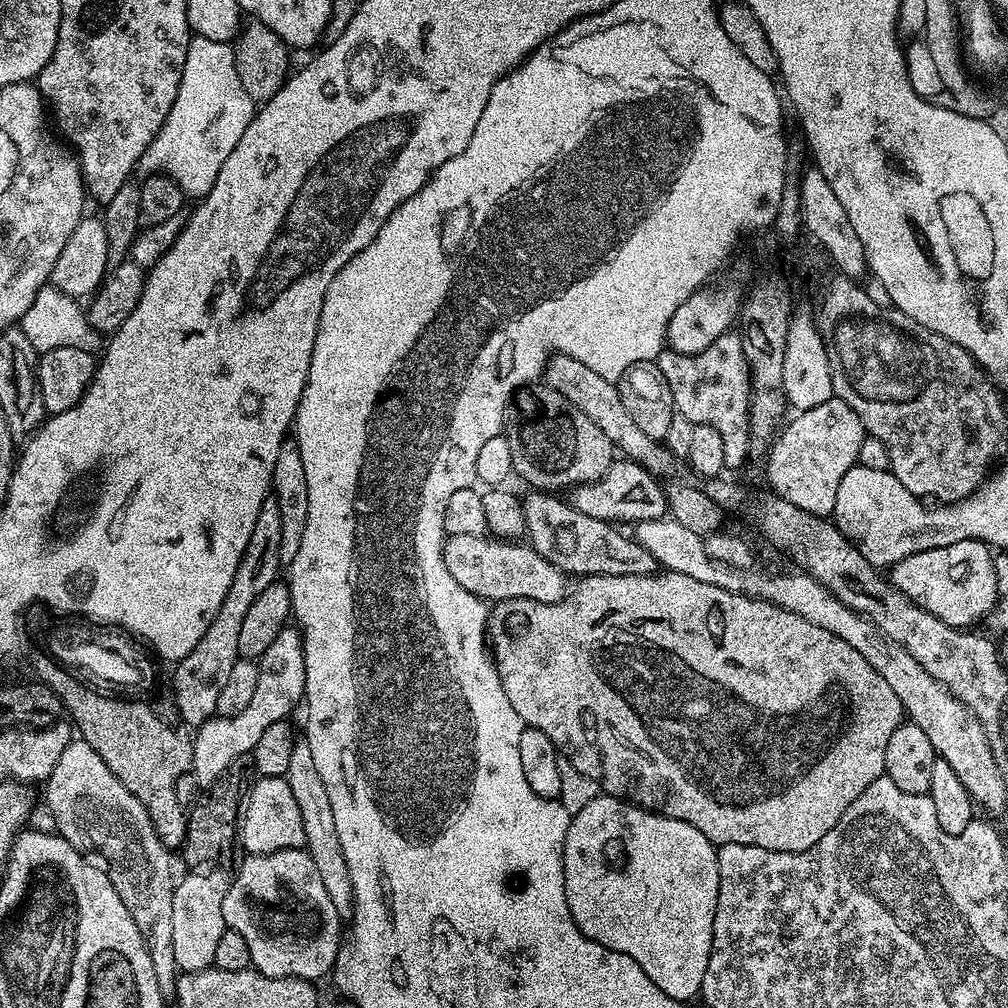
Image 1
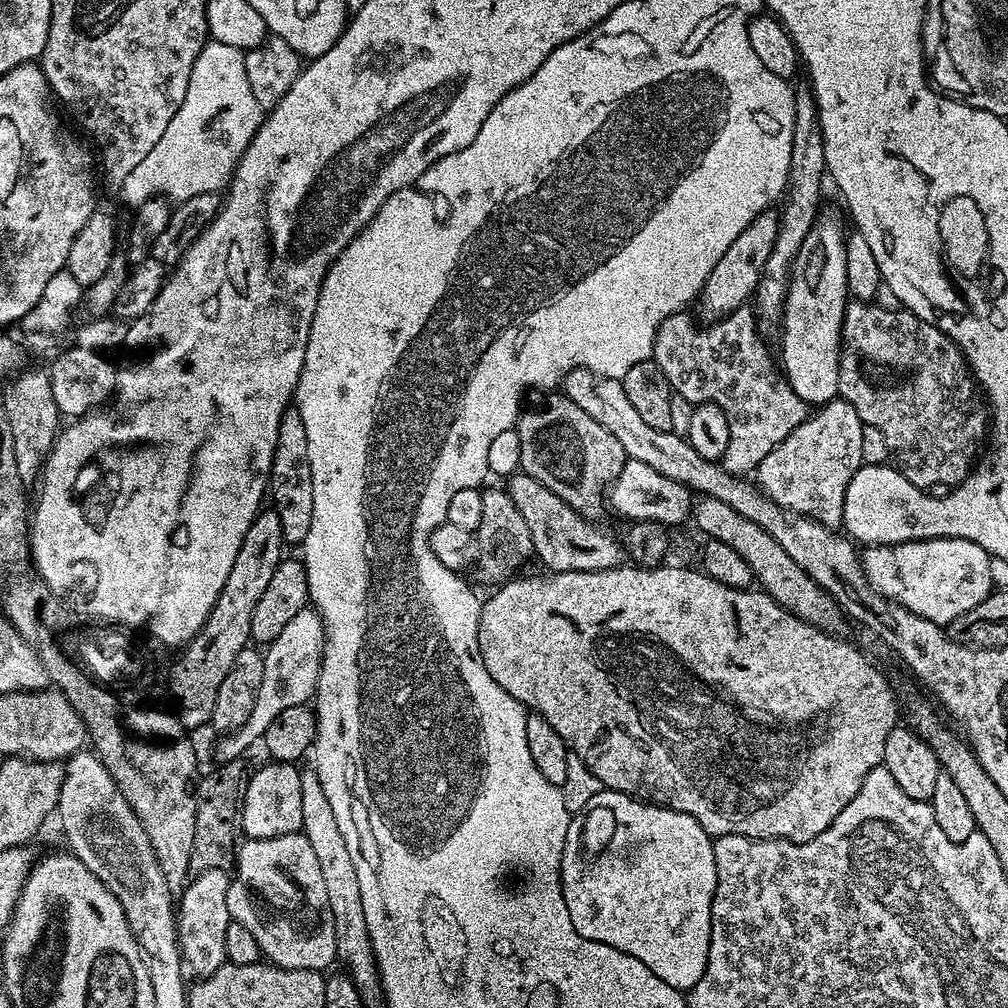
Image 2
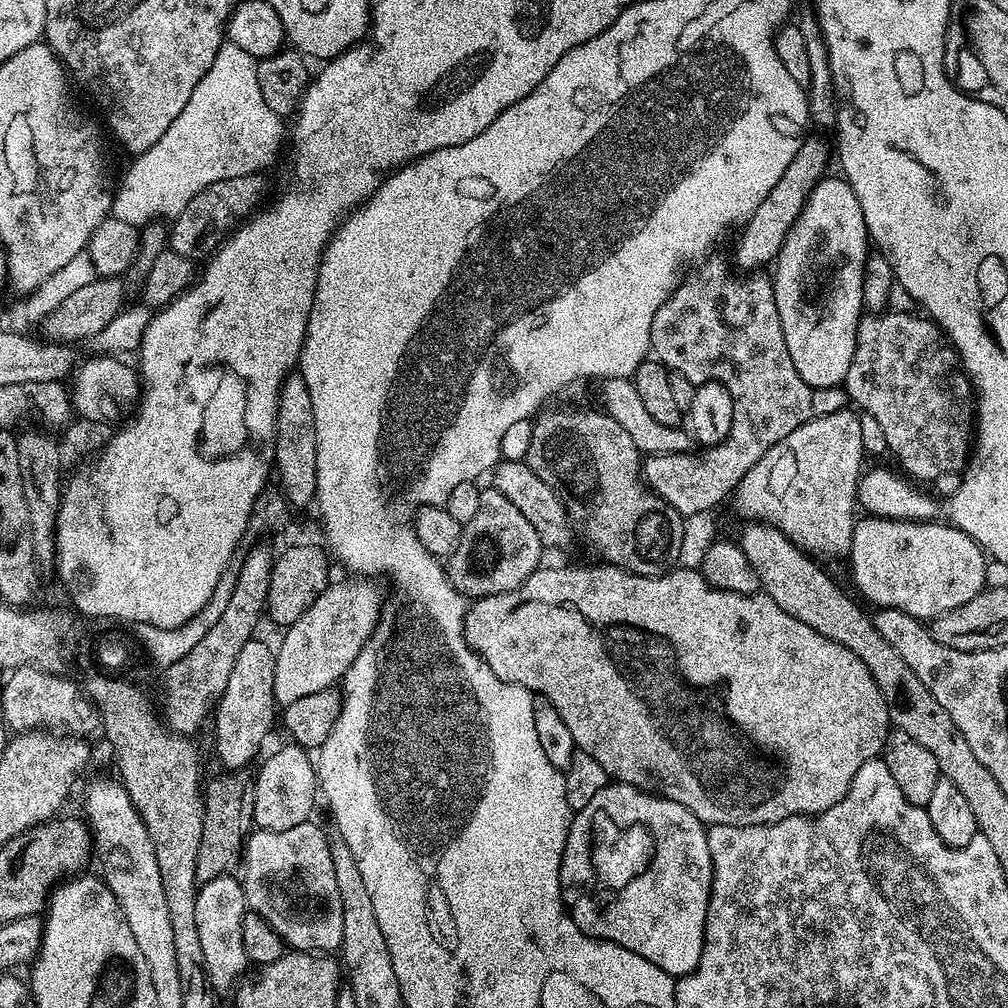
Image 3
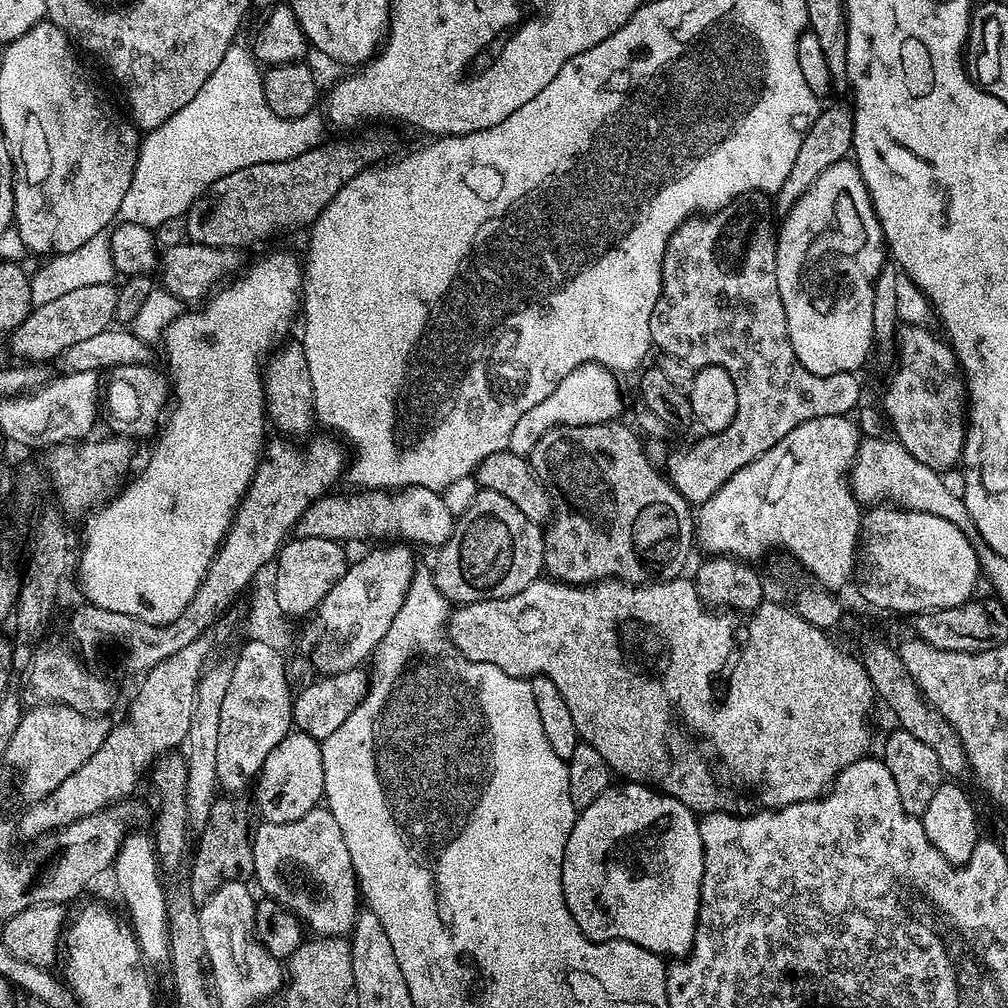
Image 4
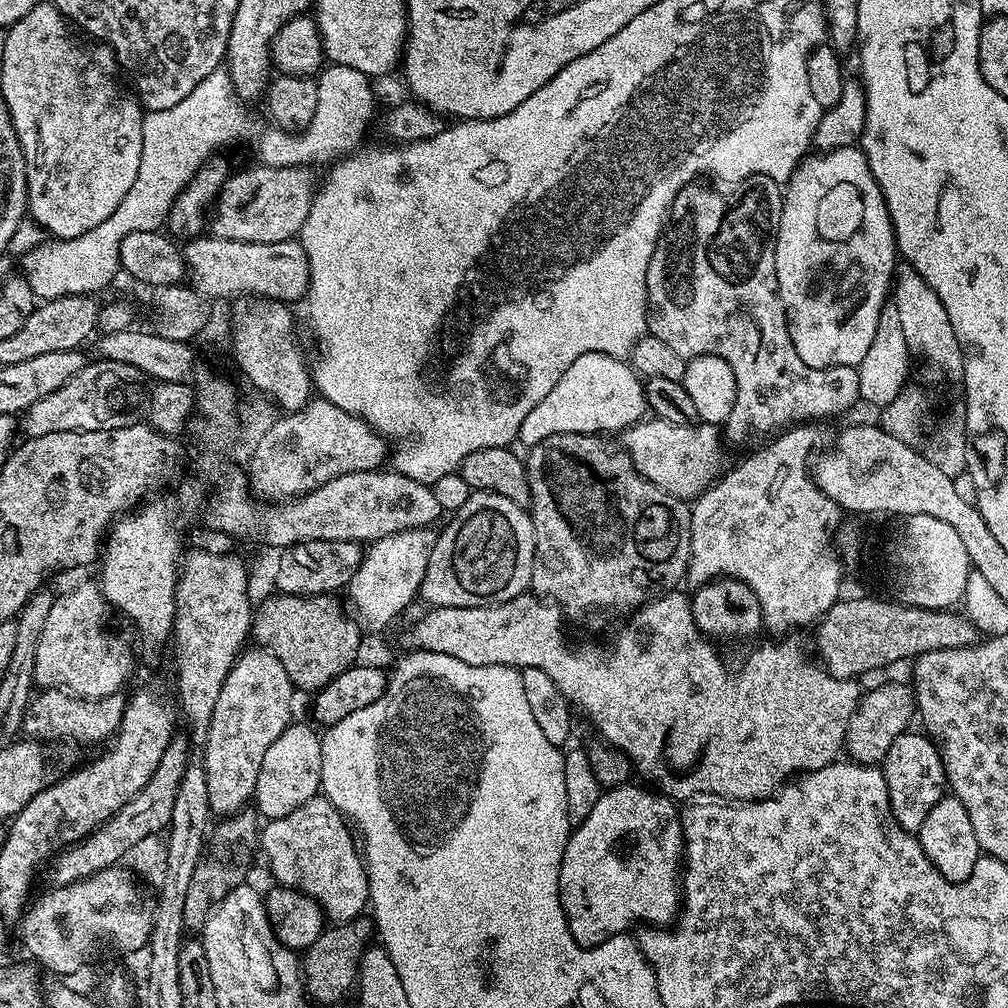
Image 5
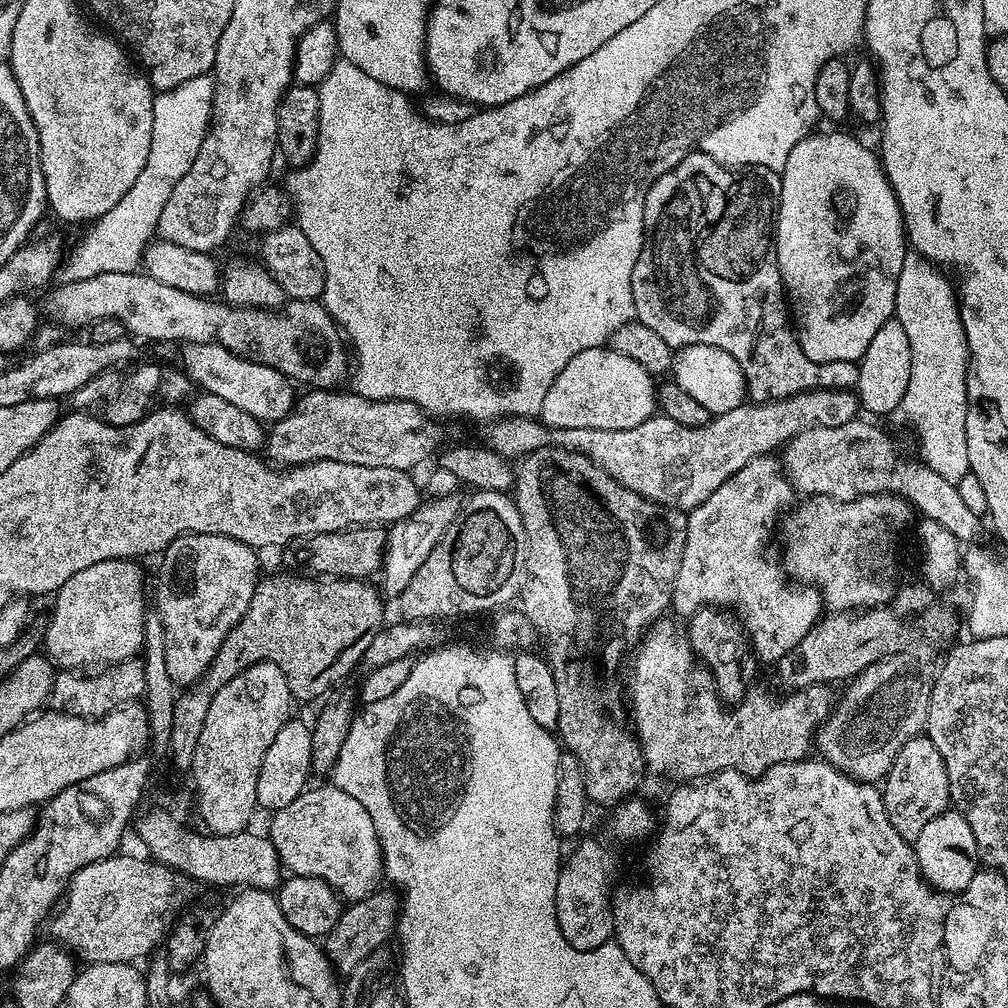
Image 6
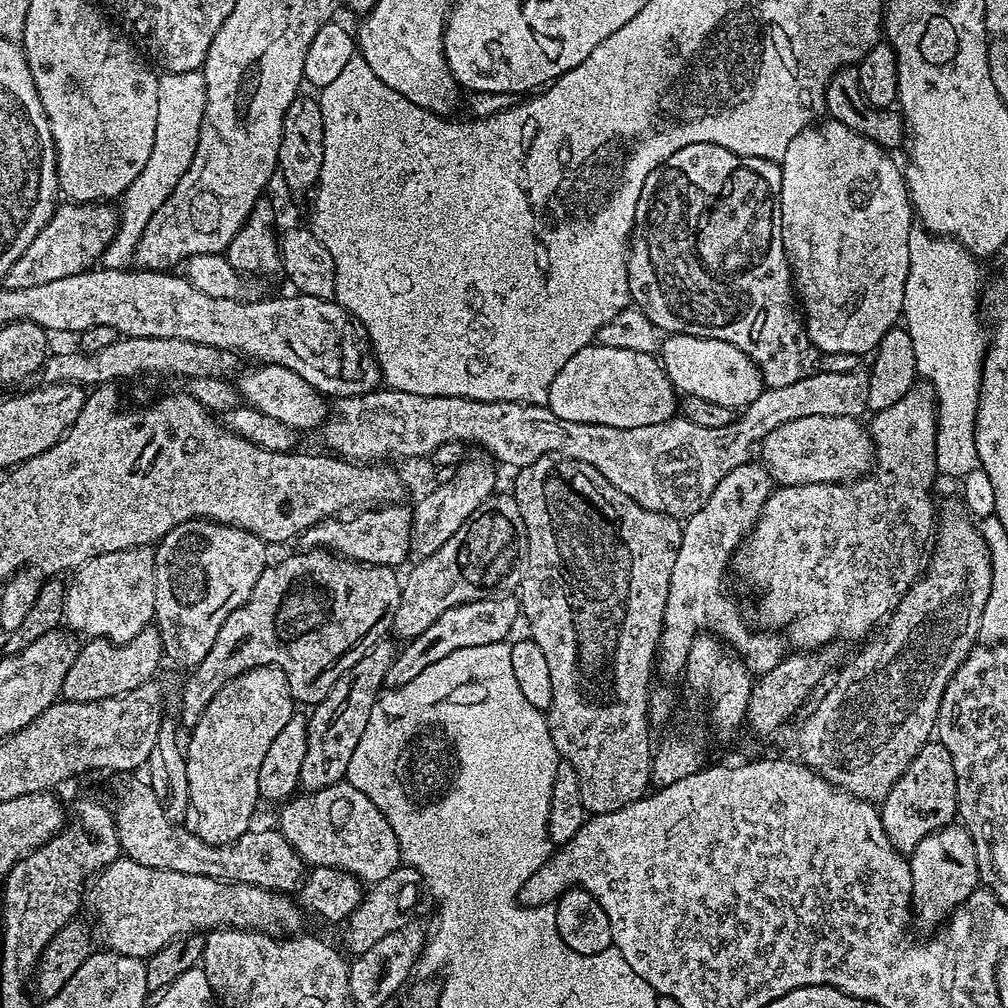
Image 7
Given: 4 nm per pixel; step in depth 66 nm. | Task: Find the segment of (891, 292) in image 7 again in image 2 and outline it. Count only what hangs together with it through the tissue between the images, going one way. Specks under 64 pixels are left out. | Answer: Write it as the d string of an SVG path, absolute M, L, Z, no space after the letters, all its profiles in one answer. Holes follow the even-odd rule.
M821 219L813 226L802 246L798 246L798 254L794 258L788 273L788 293L784 299L784 368L782 375L790 387L809 406L823 406L830 400L837 399L840 394L838 370L844 330L844 312L850 303L848 278L846 276L846 236L832 220Z

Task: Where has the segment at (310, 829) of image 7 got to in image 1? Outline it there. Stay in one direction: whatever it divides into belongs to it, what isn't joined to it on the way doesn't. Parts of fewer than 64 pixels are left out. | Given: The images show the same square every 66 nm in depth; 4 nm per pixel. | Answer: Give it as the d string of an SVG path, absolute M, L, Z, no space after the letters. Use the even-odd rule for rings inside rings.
M287 848L261 856L248 854L243 858L245 860L241 862L236 876L234 872L228 885L228 892L224 895L222 918L229 929L237 931L245 939L246 946L249 948L251 967L264 976L276 979L296 978L316 982L319 976L324 976L327 972L329 975L335 969L337 959L341 955L340 924L342 924L342 918L338 914L338 910L334 910L334 902L330 902L330 894L326 894L326 886L322 886L322 877L318 874L318 866L314 866L314 858L310 858L310 854L304 848Z

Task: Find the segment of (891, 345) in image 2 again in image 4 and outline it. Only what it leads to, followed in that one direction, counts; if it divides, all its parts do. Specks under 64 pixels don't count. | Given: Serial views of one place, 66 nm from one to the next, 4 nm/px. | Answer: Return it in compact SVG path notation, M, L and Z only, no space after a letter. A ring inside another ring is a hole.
M904 326L899 329L896 348L896 377L892 384L884 388L882 411L890 421L895 439L922 466L930 466L934 471L943 474L948 469L955 469L961 463L964 454L964 437L966 435L966 381L956 352L952 345L940 340L924 326Z

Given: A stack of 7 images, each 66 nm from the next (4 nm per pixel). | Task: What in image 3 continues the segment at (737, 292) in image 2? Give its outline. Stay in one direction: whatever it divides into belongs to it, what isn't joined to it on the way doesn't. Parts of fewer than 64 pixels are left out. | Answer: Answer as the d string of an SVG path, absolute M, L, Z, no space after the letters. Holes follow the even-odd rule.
M810 136L801 139L798 154L794 154L794 162L786 166L786 174L782 174L782 178L774 182L770 194L766 194L758 210L754 210L754 214L748 217L743 225L744 233L736 240L736 264L740 267L737 269L752 274L763 269L760 268L763 264L771 265L775 261L782 250L782 242L786 242L786 234L794 226L798 214L808 200L808 195L814 190L818 181L825 179L829 171L827 170L828 156L830 160L829 141L827 144L820 136Z

